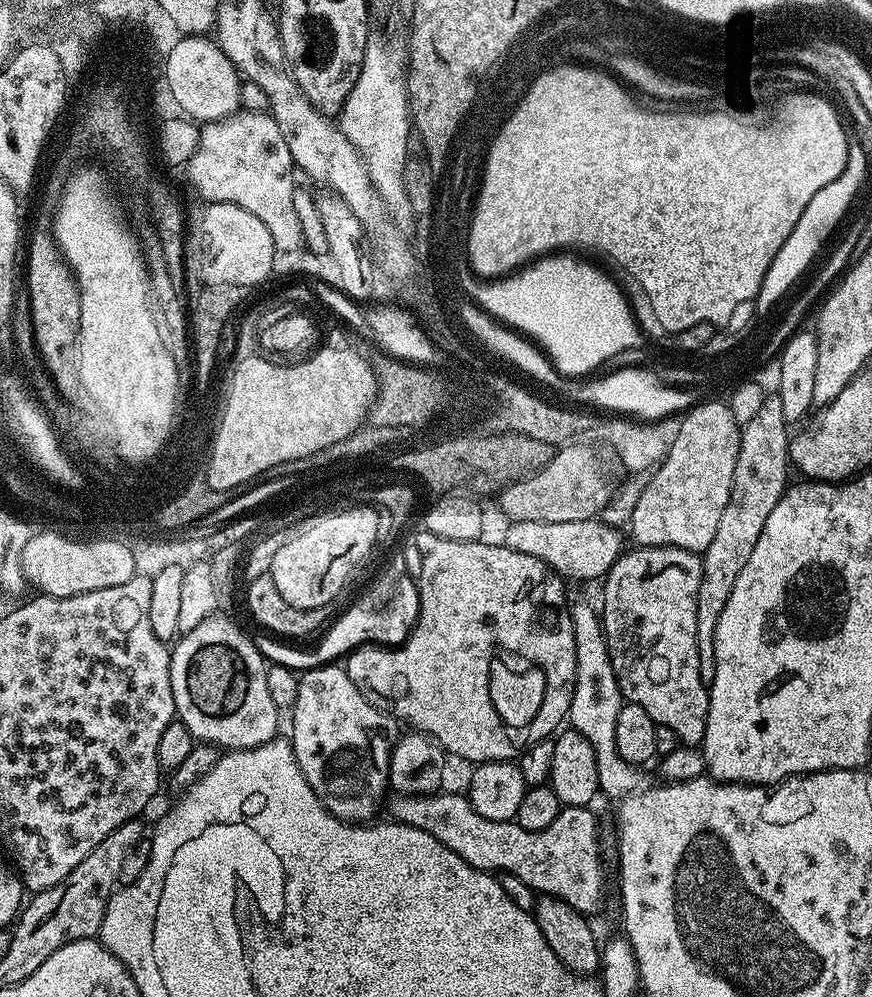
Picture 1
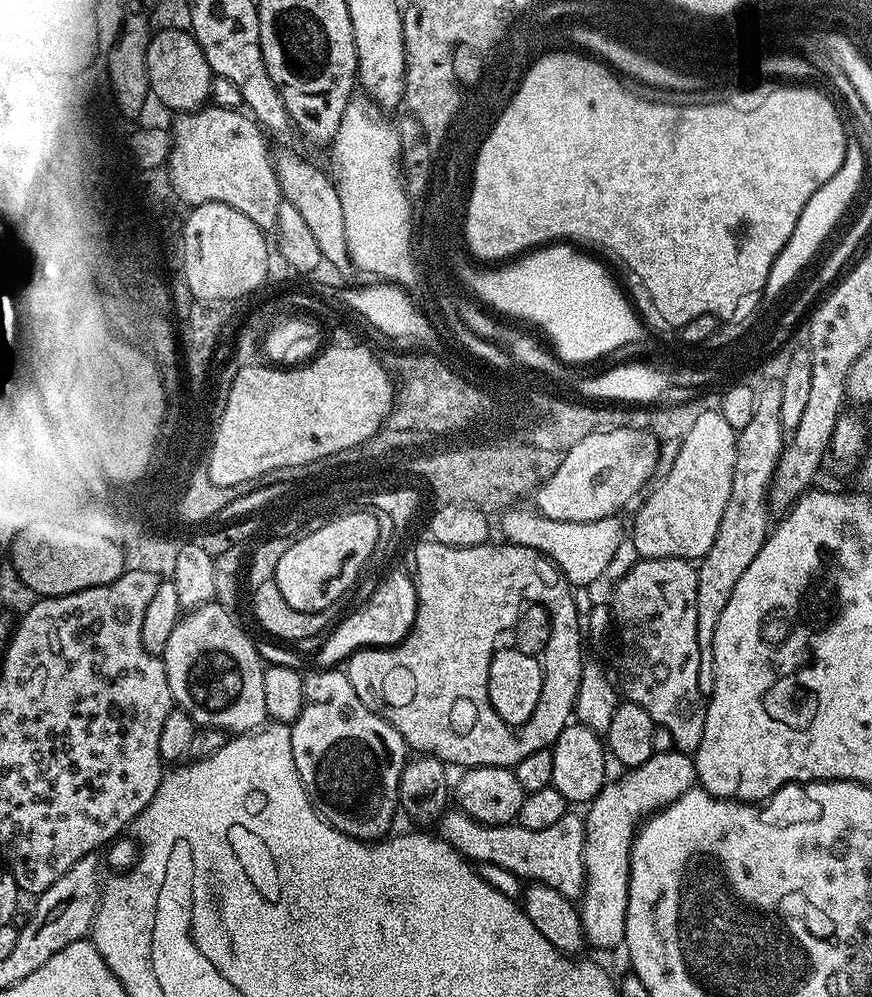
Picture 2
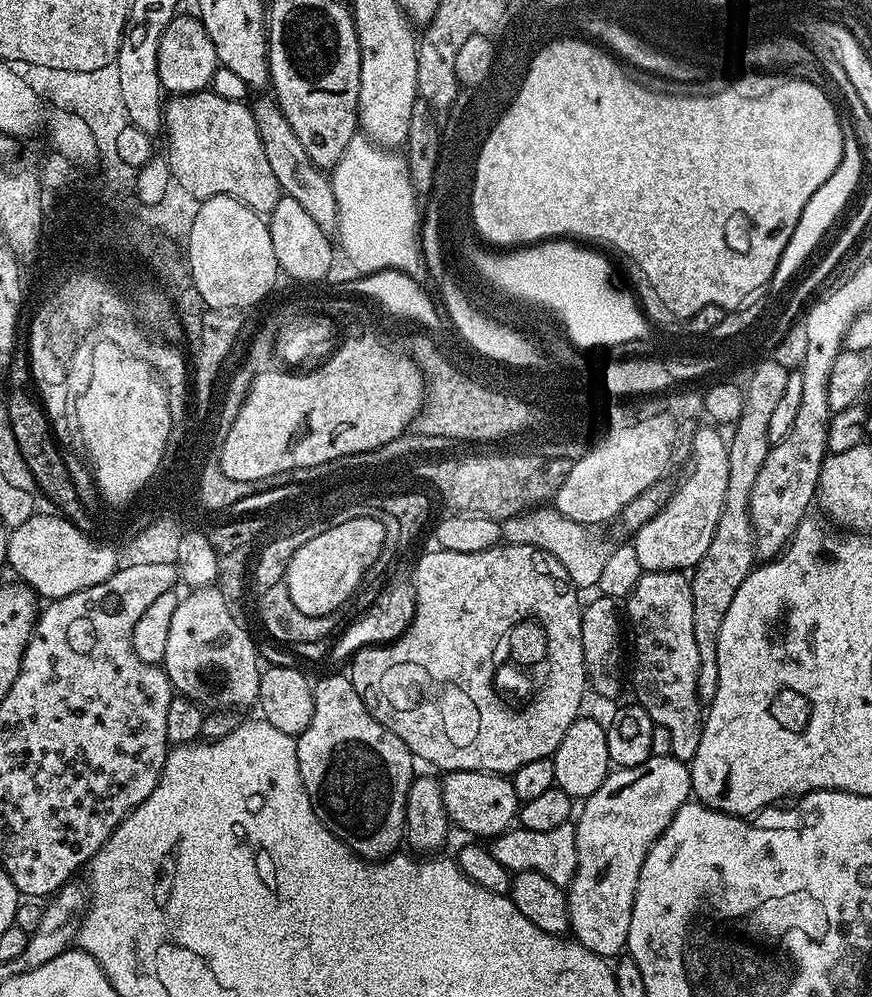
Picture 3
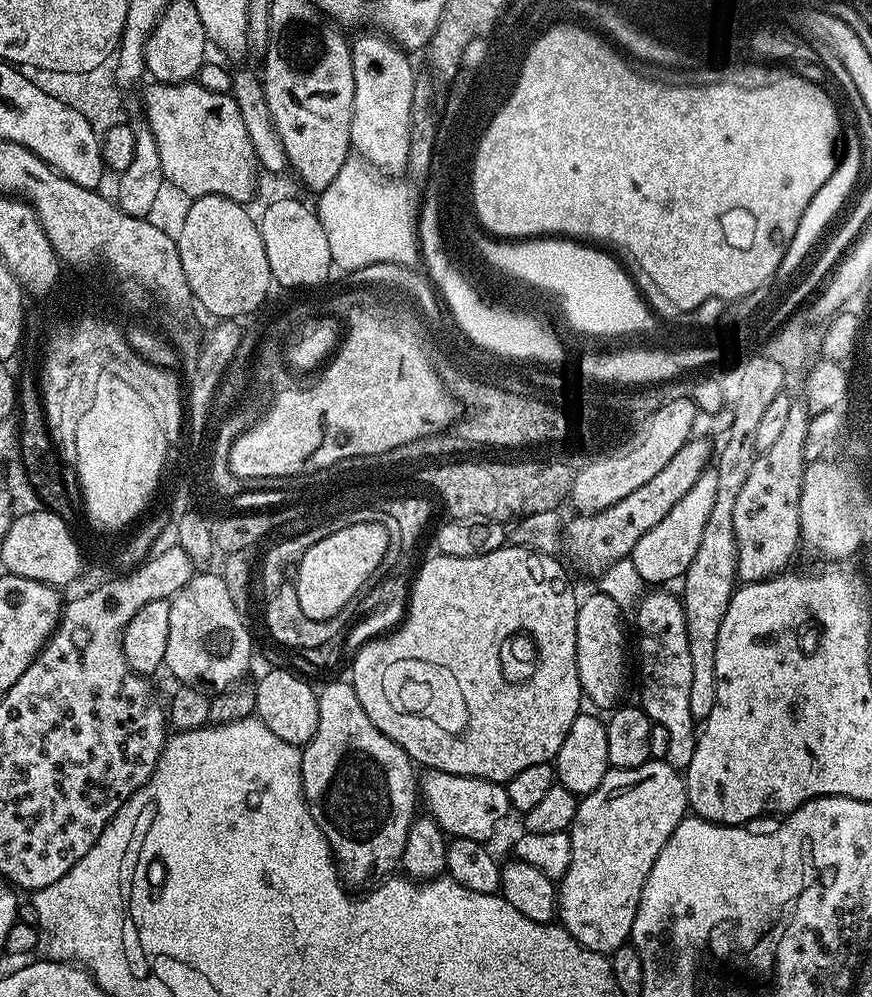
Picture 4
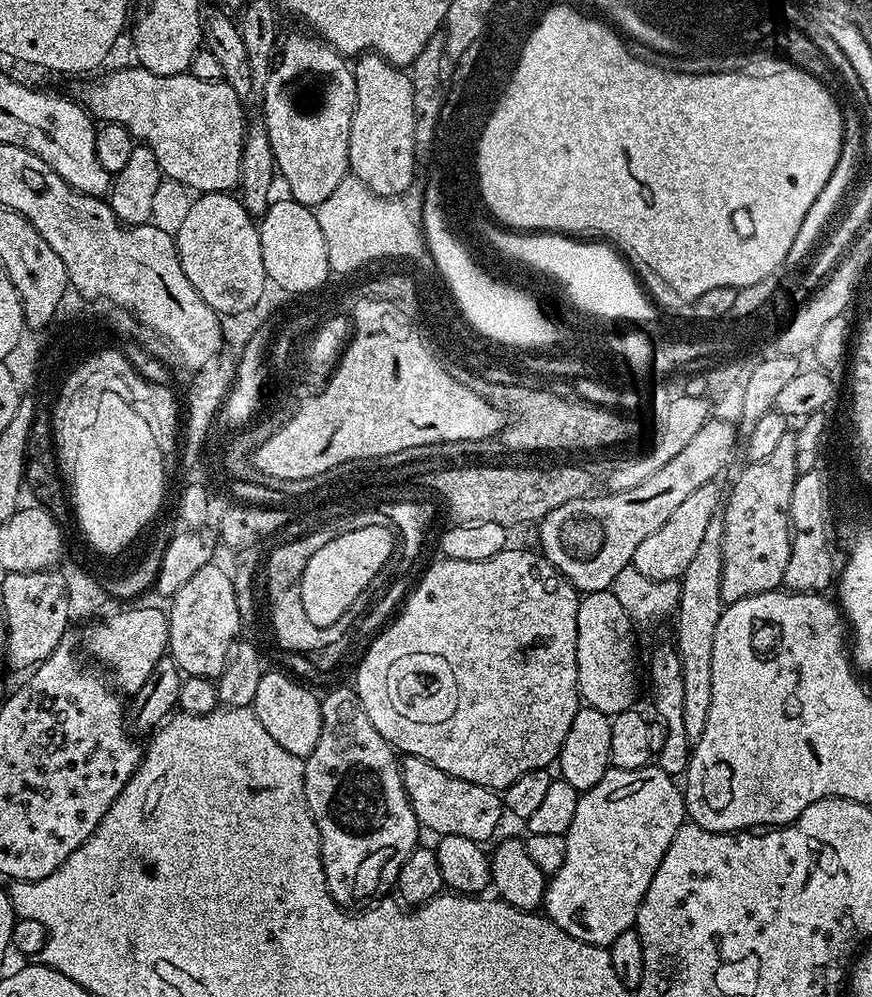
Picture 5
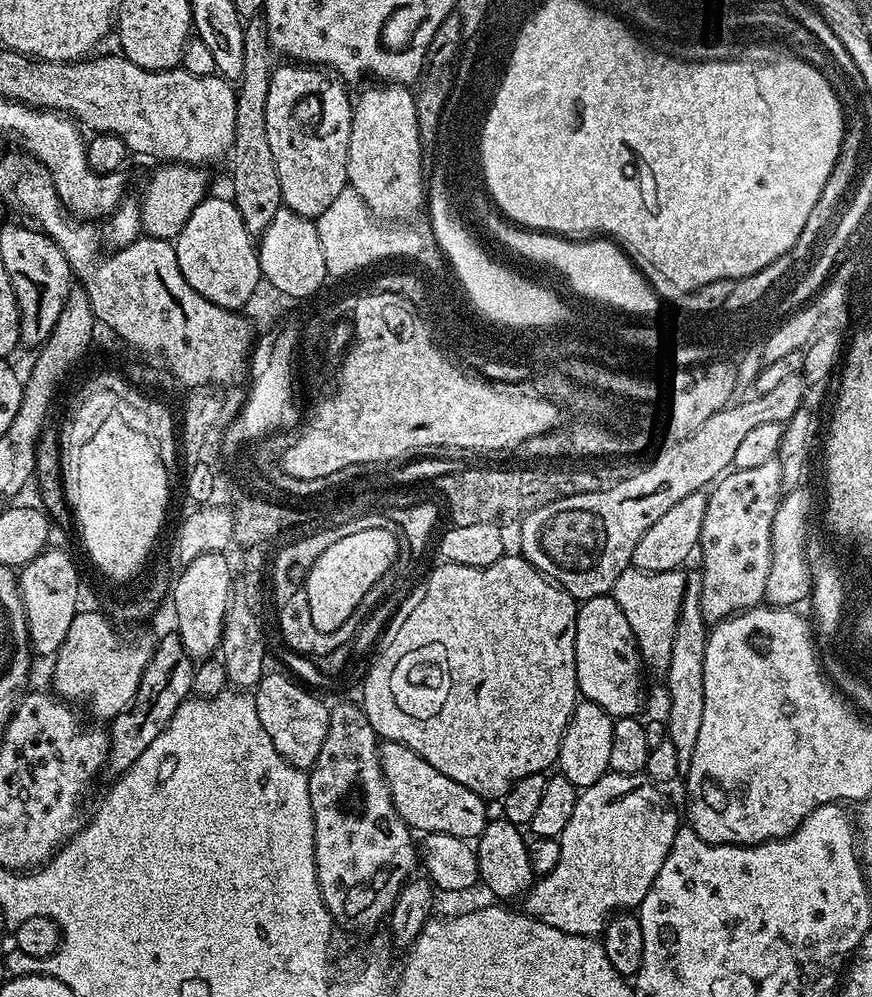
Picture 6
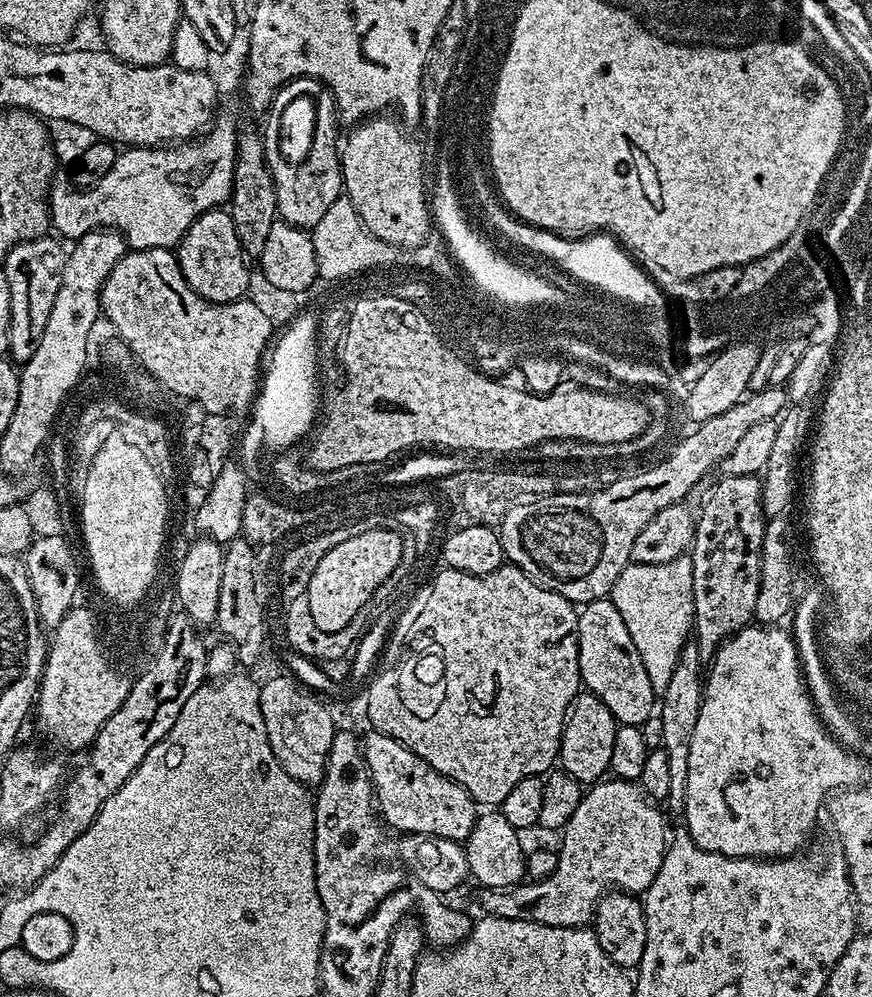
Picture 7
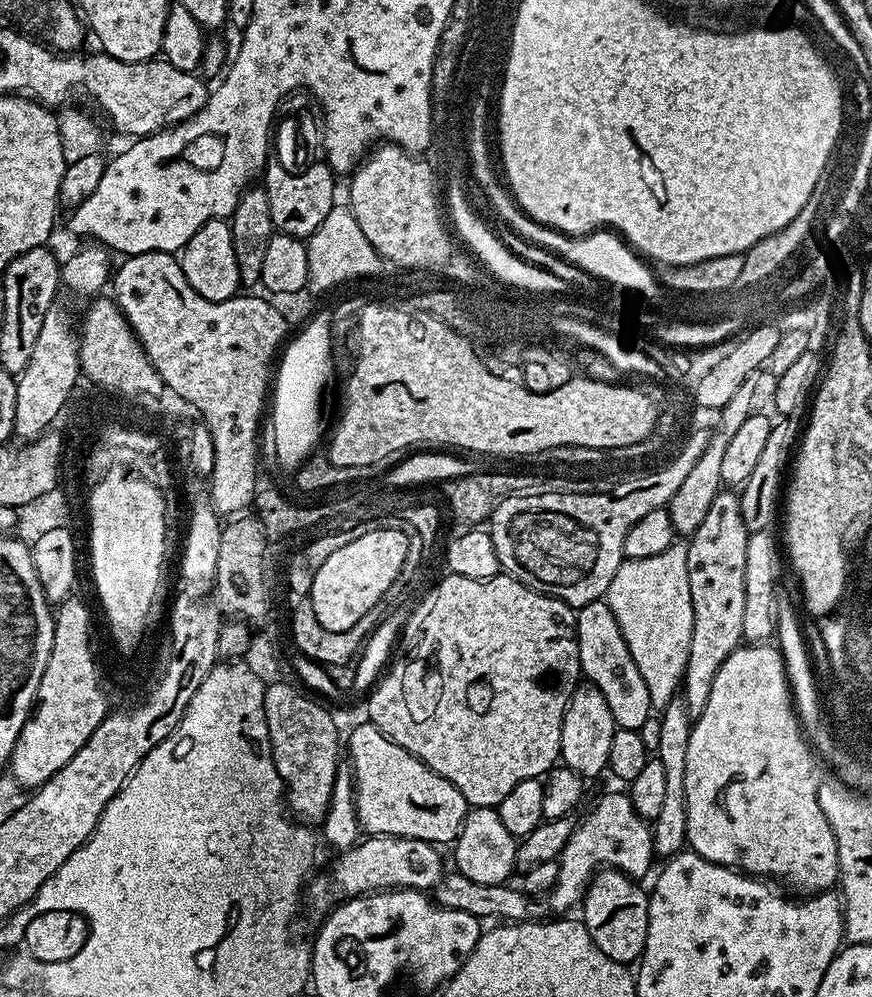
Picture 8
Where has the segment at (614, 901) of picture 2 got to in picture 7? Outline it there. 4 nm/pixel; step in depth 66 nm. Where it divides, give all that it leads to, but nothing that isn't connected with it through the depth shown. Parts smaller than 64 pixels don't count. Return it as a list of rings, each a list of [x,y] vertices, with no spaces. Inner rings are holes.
[[[604,778],[599,782],[593,783],[591,787],[585,791],[583,798],[578,802],[578,810],[574,810],[574,814],[568,823],[562,829],[564,841],[558,847],[558,855],[560,861],[554,870],[554,874],[550,874],[545,880],[537,880],[535,882],[521,882],[513,884],[511,888],[480,888],[480,904],[483,910],[489,916],[497,916],[498,918],[510,918],[511,920],[525,920],[526,922],[534,922],[535,924],[545,924],[546,926],[558,926],[559,928],[579,928],[587,925],[593,919],[594,909],[601,896],[605,895],[609,890],[619,890],[629,894],[642,894],[650,886],[650,882],[654,882],[654,878],[658,874],[658,870],[662,866],[662,858],[668,850],[670,843],[670,832],[668,836],[668,820],[656,808],[651,796],[640,787],[639,783],[634,780],[617,780],[615,778]]]

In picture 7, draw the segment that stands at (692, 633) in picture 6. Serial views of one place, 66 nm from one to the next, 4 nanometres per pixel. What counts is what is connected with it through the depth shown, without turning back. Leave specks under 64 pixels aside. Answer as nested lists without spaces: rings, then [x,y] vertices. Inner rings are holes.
[[[694,642],[682,646],[682,654],[678,654],[678,666],[674,666],[674,675],[666,685],[666,690],[658,700],[658,715],[662,718],[662,746],[666,750],[666,758],[670,765],[670,790],[668,791],[667,807],[670,806],[676,814],[684,811],[684,795],[686,794],[686,778],[688,777],[688,763],[690,762],[690,738],[694,738],[694,726],[698,722],[698,710],[704,701],[704,681],[702,677],[702,661],[700,651]]]

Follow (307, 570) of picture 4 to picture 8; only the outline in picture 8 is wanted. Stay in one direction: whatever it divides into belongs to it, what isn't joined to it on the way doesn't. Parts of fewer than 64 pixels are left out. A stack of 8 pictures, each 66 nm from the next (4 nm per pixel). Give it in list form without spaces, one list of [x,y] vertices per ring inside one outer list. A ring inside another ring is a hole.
[[[385,526],[334,550],[334,554],[318,566],[318,574],[314,574],[310,599],[318,622],[322,622],[326,630],[350,630],[350,626],[354,626],[354,622],[358,622],[358,618],[362,618],[398,578],[408,550],[406,534]]]

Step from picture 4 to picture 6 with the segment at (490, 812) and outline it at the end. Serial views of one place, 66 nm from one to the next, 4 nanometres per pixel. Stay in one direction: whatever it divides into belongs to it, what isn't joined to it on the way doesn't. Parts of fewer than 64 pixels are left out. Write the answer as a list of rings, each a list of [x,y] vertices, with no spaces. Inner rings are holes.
[[[383,741],[379,749],[380,765],[396,813],[408,823],[409,828],[420,834],[430,832],[454,834],[469,842],[475,841],[482,834],[490,819],[489,805],[484,797],[474,794],[474,790],[466,790],[466,786],[454,782],[454,778],[446,778],[446,774],[434,770],[434,766],[426,762],[426,758],[414,754],[414,750],[398,742]]]

